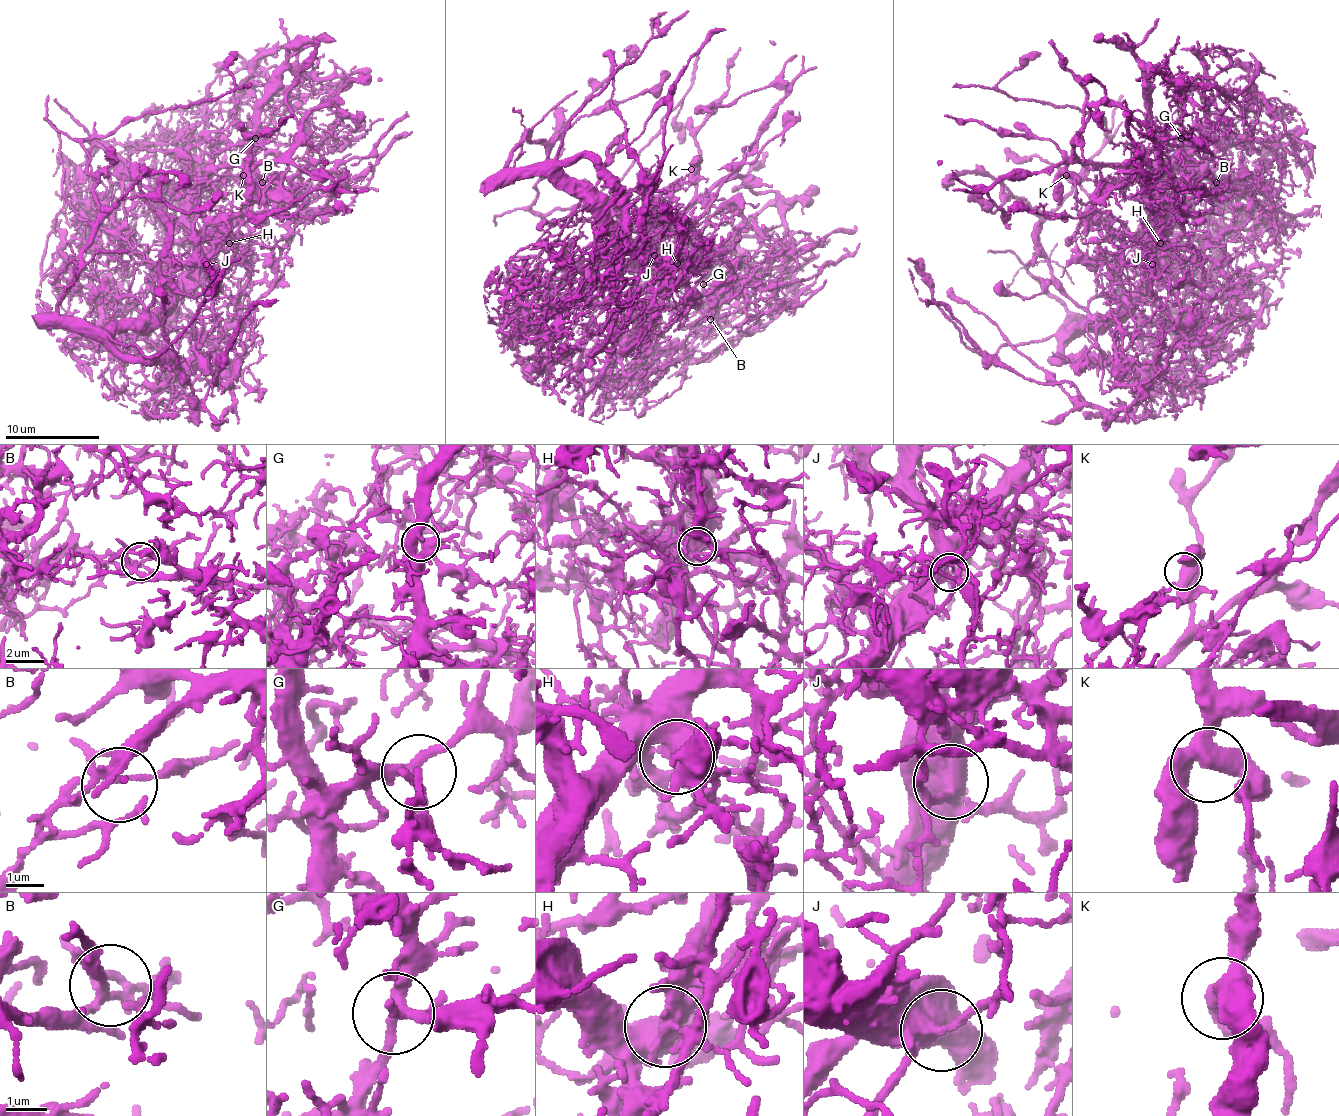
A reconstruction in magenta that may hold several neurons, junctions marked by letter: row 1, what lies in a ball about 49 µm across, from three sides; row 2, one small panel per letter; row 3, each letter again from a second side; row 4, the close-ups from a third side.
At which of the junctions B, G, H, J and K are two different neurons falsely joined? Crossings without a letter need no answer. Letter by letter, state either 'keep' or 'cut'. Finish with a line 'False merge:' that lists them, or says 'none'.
B: keep
G: keep
H: cut
J: keep
K: keep
False merge: H

